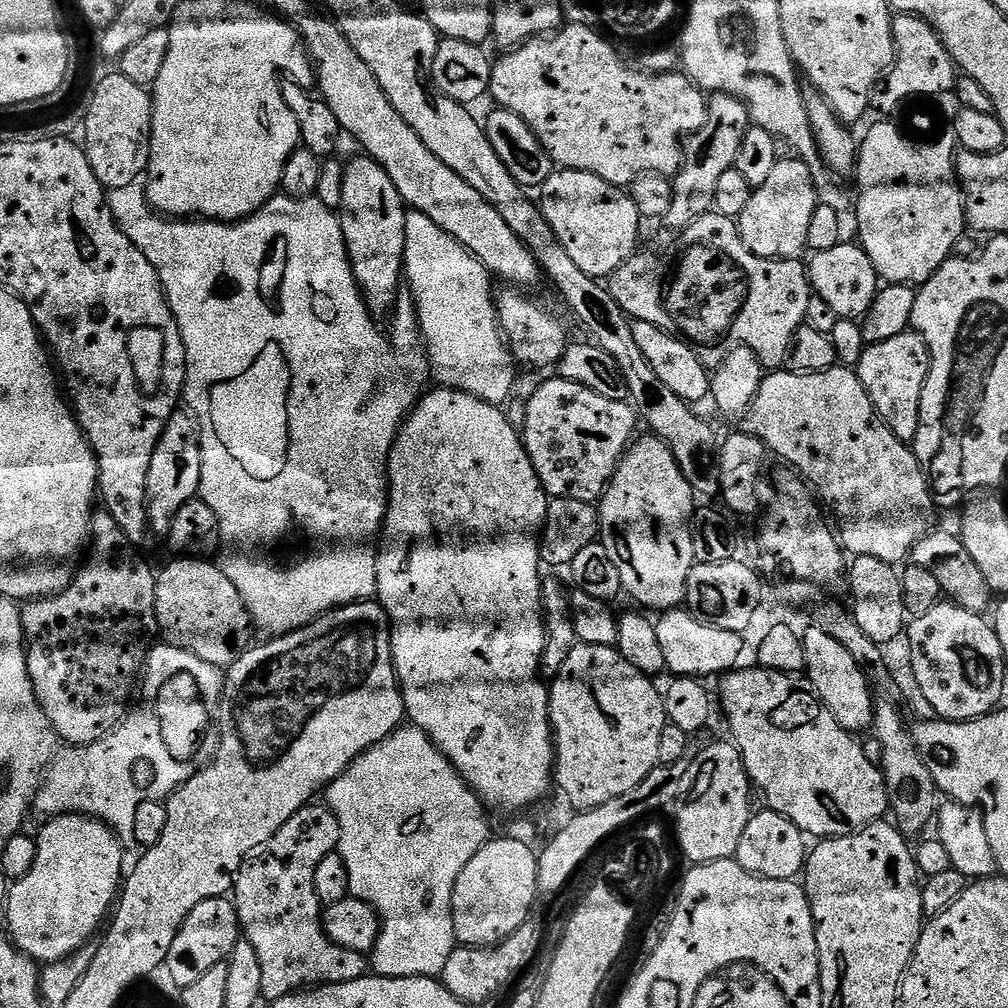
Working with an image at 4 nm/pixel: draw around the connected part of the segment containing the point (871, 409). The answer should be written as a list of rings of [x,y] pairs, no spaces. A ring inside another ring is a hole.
[[[837,366],[835,368],[828,368],[824,372],[788,371],[789,370],[772,370],[765,375],[763,382],[760,384],[758,394],[754,398],[754,402],[750,405],[746,415],[743,417],[743,431],[756,439],[760,439],[773,457],[774,455],[781,456],[786,463],[793,464],[793,466],[788,466],[795,469],[795,471],[811,485],[815,495],[819,497],[825,505],[828,503],[829,506],[832,507],[833,514],[841,520],[840,528],[838,524],[838,539],[842,545],[843,551],[847,553],[849,557],[855,558],[858,556],[865,556],[866,558],[882,558],[882,562],[886,562],[887,564],[893,566],[903,565],[905,561],[911,557],[912,547],[924,536],[928,535],[930,529],[933,527],[932,508],[934,509],[934,493],[928,483],[928,477],[925,476],[923,468],[920,467],[920,463],[916,460],[915,451],[913,451],[905,441],[899,440],[895,434],[884,425],[884,419],[876,413],[876,408],[870,402],[866,390],[862,386],[860,377],[856,375],[851,367]]]

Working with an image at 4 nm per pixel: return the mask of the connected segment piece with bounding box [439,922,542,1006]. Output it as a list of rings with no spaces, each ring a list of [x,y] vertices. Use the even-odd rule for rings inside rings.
[[[529,922],[524,924],[510,938],[491,948],[469,948],[458,946],[446,958],[446,966],[440,971],[439,979],[446,990],[469,1006],[484,1004],[495,992],[500,992],[512,979],[515,981],[535,961],[542,947],[542,928]]]

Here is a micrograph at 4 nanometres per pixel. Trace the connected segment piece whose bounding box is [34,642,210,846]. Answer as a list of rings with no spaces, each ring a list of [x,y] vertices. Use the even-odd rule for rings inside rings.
[[[160,642],[149,651],[146,671],[142,676],[144,697],[140,705],[133,707],[117,724],[109,736],[98,742],[83,746],[68,746],[53,755],[43,784],[36,793],[35,811],[47,814],[83,814],[103,820],[113,829],[125,845],[136,844],[134,838],[134,810],[147,800],[163,801],[183,786],[198,770],[196,760],[196,742],[208,728],[208,712],[199,700],[196,680],[192,676],[204,676],[210,672],[210,665],[202,662],[194,654],[176,648],[173,644]]]

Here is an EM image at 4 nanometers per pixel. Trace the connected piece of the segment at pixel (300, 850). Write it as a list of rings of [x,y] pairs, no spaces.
[[[313,802],[298,810],[298,814],[294,814],[294,818],[290,818],[290,822],[286,822],[286,826],[282,826],[282,830],[270,838],[270,842],[249,856],[248,861],[240,867],[234,885],[234,903],[243,939],[248,940],[258,953],[258,962],[262,966],[260,995],[265,1001],[281,1000],[293,992],[308,990],[313,986],[354,982],[369,975],[370,960],[365,953],[346,950],[330,942],[324,933],[322,905],[318,890],[314,890],[314,874],[322,858],[337,851],[341,839],[338,818],[323,803]]]

